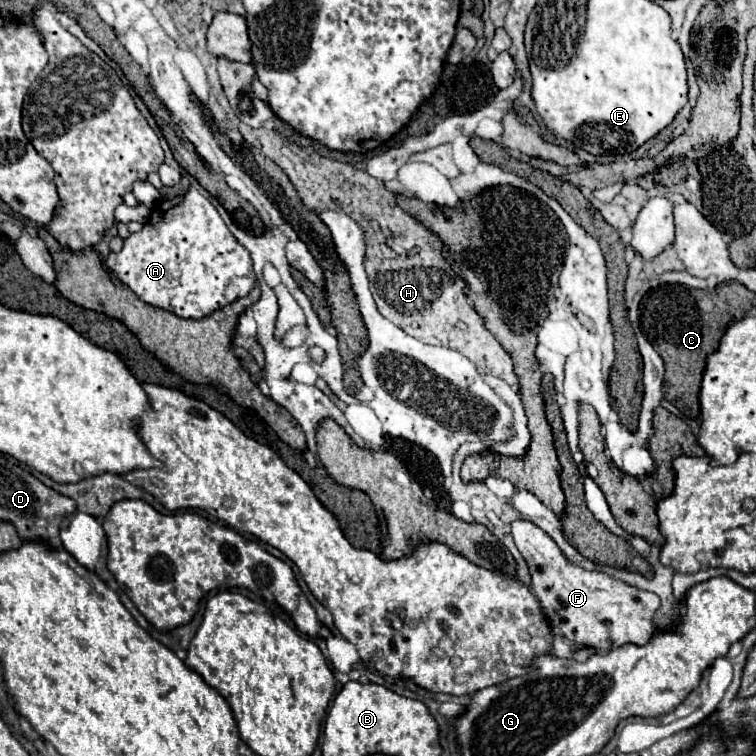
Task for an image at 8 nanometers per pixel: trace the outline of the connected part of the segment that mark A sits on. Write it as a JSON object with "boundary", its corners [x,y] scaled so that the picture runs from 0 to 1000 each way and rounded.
{"boundary":[[[253,247],[247,255],[229,263],[218,263],[208,274],[210,276],[200,279],[192,300],[165,316],[160,335],[147,335],[142,340],[142,353],[160,374],[165,374],[187,398],[226,411],[242,422],[269,422],[282,411],[308,401],[311,396],[329,390],[337,377],[329,332],[316,324],[316,319],[300,303],[292,284],[274,261],[269,261],[261,250]]]}

